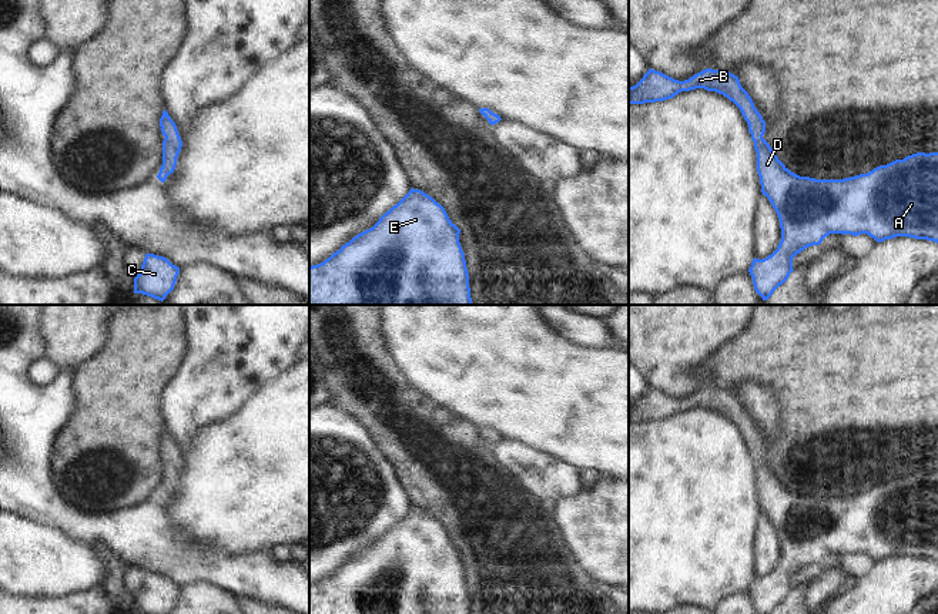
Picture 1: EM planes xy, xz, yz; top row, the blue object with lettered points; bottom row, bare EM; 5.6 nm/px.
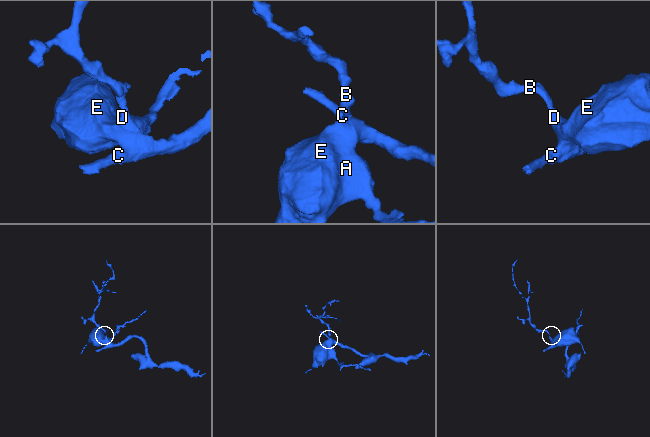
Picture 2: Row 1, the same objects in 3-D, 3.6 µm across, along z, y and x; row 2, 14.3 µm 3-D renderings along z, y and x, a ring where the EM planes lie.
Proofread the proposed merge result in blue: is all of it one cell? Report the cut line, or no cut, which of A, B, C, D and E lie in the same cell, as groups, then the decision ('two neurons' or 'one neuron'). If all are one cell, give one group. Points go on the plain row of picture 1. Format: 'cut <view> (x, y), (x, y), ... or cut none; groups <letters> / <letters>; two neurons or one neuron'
cut none; groups A B C D E; one neuron

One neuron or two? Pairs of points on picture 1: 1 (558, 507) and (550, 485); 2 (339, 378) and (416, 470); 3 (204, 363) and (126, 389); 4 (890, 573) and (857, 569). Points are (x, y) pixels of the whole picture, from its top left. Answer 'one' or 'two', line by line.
1: two
2: one
3: two
4: two

